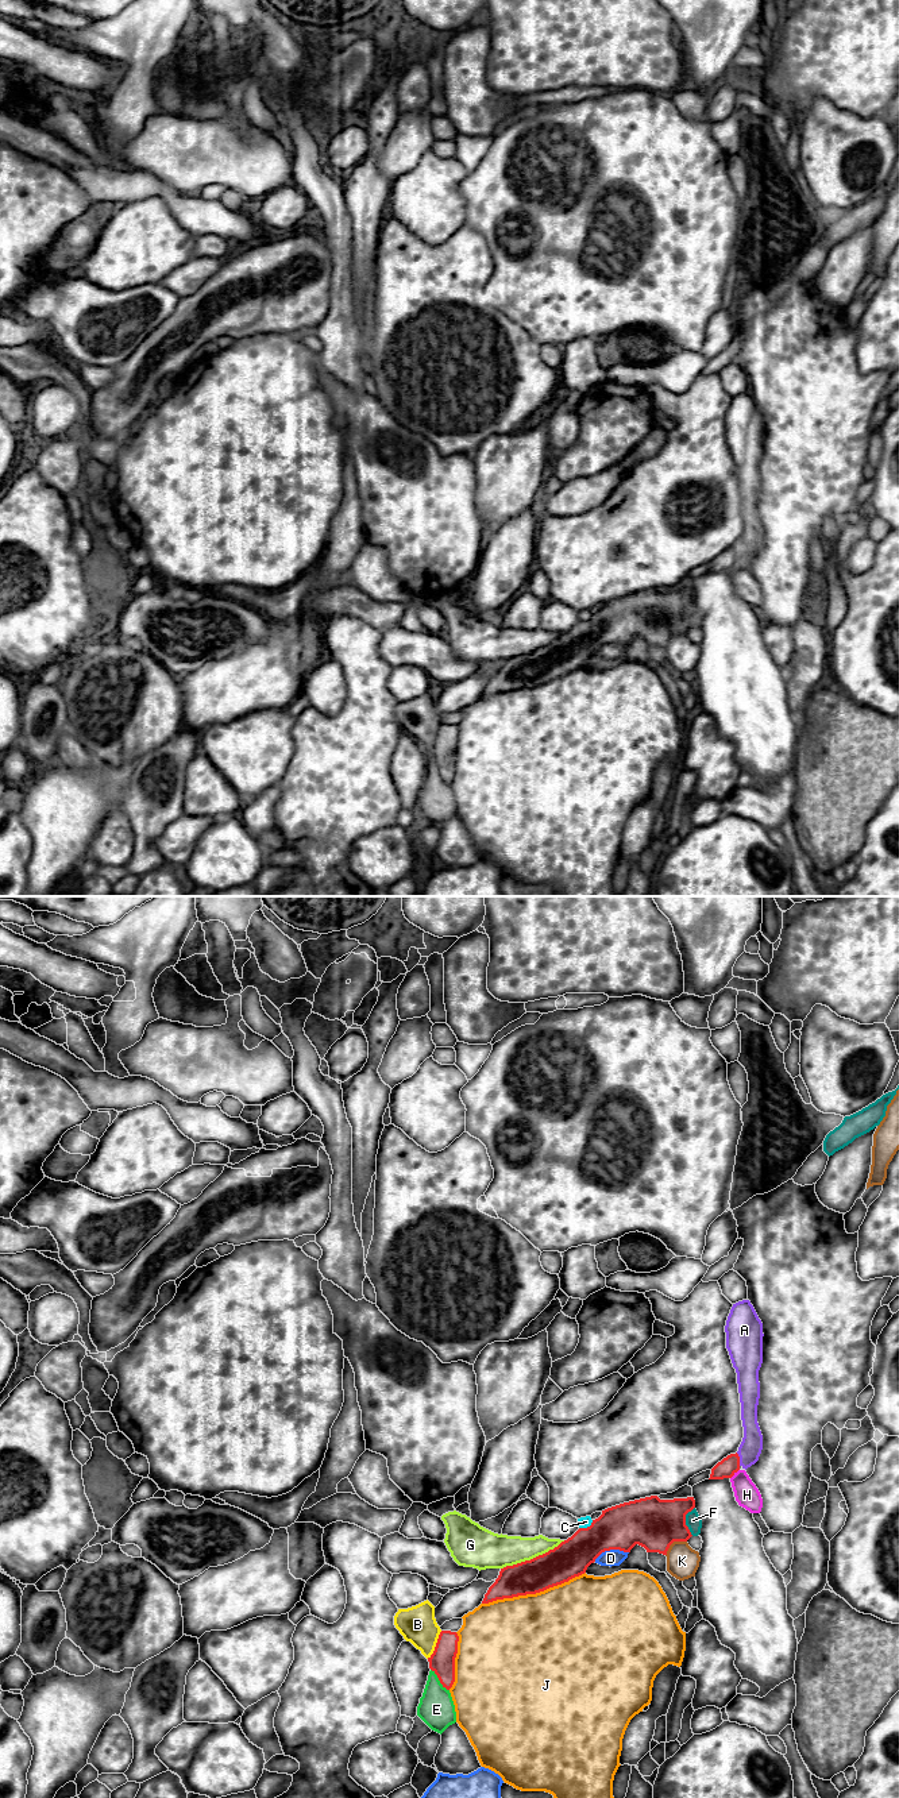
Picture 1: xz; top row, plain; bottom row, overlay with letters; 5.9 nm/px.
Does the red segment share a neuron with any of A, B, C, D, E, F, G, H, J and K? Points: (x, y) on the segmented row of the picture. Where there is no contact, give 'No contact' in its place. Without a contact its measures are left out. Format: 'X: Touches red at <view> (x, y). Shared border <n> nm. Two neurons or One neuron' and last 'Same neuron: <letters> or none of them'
A: Touches red at xz (739, 1459). Shared border 80 nm. Two neurons
B: Touches red at xz (436, 1644). Shared border 190 nm. Two neurons
C: Touches red at xz (587, 1527). Shared border 100 nm. Two neurons
D: Touches red at xz (610, 1548). Shared border 220 nm. Two neurons
E: Touches red at xz (439, 1679). Shared border 170 nm. Two neurons
F: Touches red at xz (685, 1521). Shared border 180 nm. Two neurons
G: Touches red at xz (533, 1558). Shared border 420 nm. Two neurons
H: Touches red at xz (733, 1474). Shared border 80 nm. Two neurons
J: Touches red at xz (533, 1593). Shared border 650 nm. Two neurons
K: Touches red at xz (672, 1542). Shared border 160 nm. Two neurons
Same neuron: none of them

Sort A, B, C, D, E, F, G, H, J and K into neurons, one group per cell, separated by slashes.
A / B E / C / D / F / G / H / J / K

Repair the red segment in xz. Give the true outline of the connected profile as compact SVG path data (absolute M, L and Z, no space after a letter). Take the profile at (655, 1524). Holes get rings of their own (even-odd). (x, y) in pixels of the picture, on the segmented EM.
M651 1496L602 1510L587 1528L579 1528L553 1550L501 1569L482 1604L536 1594L586 1573L605 1551L630 1552L638 1544L647 1552L667 1555L674 1542L692 1535L686 1515L695 1508L694 1497L660 1500Z

